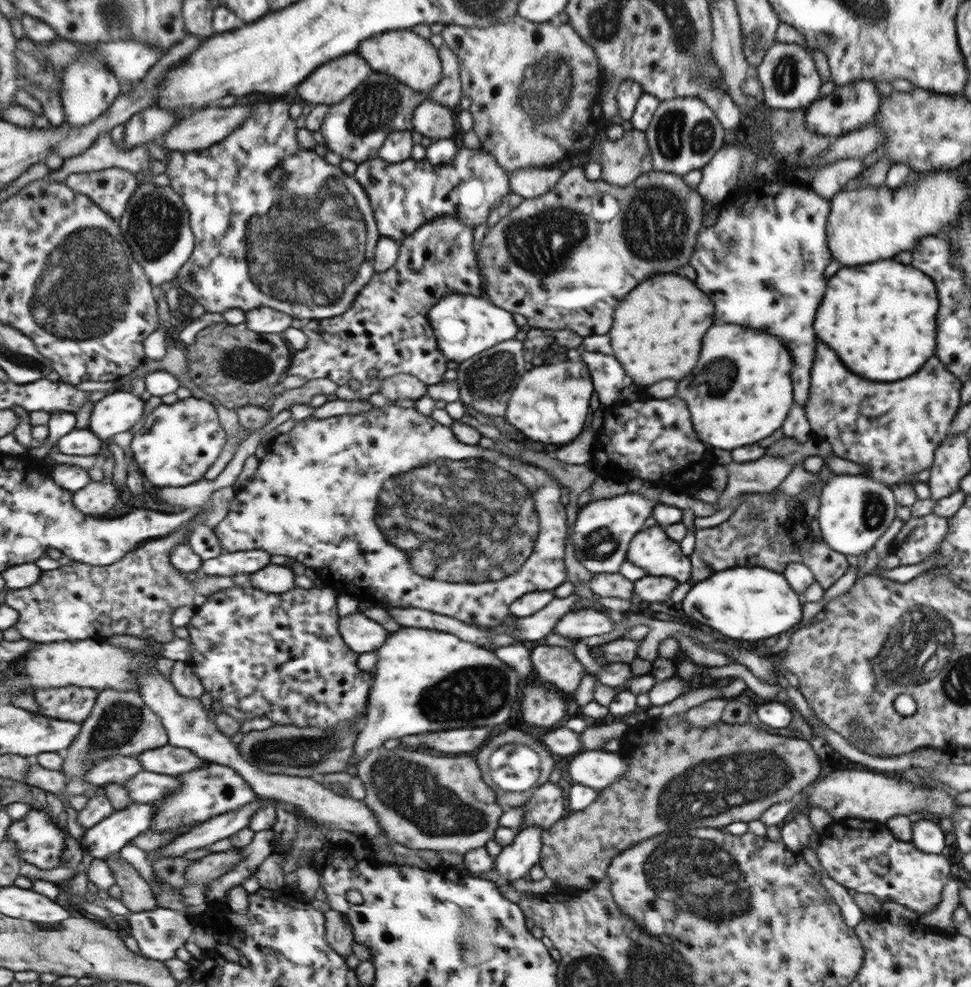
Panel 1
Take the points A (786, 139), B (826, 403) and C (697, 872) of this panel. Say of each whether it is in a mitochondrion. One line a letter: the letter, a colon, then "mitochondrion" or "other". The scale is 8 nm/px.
A: other
B: mitochondrion
C: mitochondrion

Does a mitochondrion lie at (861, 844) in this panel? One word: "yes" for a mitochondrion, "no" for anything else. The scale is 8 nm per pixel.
yes

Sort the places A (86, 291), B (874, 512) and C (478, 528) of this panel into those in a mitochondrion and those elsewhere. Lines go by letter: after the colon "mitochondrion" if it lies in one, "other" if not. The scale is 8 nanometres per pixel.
A: mitochondrion
B: mitochondrion
C: mitochondrion

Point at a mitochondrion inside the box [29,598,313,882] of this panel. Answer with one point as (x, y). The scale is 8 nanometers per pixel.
(119, 722)

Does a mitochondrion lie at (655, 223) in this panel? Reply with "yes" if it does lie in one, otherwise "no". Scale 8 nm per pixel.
yes

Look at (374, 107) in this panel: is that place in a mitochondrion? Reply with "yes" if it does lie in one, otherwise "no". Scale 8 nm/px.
yes

